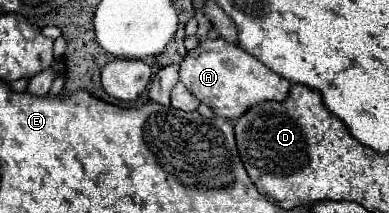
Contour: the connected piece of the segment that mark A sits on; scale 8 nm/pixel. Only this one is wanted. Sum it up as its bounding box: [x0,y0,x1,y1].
[181,40,291,120]

